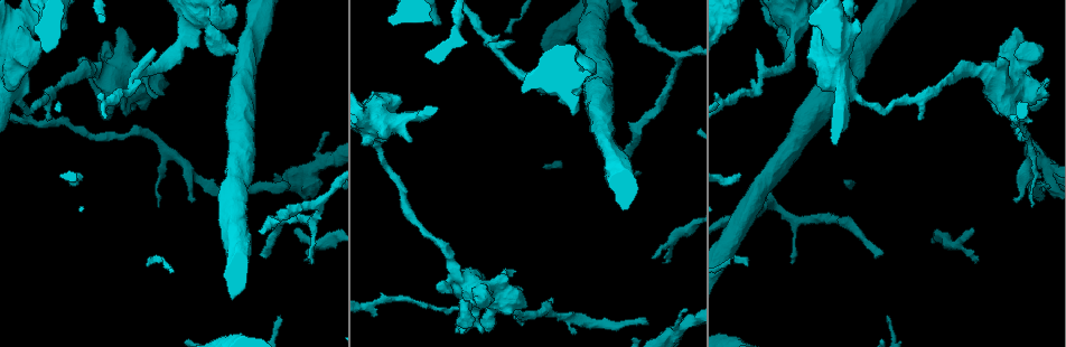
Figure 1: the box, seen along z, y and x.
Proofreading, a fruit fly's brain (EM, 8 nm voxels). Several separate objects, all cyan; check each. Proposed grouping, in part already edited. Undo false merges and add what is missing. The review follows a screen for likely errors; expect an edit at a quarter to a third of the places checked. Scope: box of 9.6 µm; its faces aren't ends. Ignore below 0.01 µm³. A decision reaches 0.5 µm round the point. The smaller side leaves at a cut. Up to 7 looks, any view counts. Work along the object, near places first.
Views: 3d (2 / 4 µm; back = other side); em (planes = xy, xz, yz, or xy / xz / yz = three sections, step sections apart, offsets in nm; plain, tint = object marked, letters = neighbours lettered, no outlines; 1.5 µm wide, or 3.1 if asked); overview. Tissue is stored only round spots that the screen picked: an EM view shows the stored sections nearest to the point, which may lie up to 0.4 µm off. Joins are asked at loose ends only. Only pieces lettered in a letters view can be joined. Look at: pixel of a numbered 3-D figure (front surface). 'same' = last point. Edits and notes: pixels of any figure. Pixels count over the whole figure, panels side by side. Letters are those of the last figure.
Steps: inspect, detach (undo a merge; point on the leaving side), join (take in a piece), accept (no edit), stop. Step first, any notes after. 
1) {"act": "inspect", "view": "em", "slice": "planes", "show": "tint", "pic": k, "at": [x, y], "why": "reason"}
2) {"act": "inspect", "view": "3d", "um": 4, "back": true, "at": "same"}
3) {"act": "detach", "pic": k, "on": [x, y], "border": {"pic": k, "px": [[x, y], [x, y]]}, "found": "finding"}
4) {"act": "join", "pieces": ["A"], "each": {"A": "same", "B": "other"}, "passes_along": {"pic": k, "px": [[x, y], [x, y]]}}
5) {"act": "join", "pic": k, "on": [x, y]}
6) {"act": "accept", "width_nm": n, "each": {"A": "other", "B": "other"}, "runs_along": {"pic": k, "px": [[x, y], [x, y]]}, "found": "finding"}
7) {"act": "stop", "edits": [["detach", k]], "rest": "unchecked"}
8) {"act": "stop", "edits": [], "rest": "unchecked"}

{"act": "inspect", "view": "3d", "um": 2, "pic": 1, "at": [303, 260]}

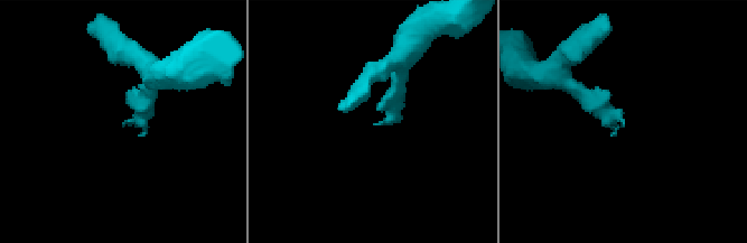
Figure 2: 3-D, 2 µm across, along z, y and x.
{"act": "inspect", "view": "em", "slice": "planes", "show": "letters", "pic": 2, "at": [623, 124], "why": "need the tissue"}

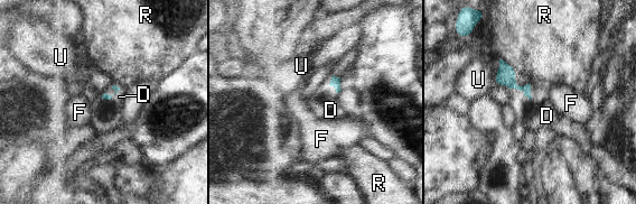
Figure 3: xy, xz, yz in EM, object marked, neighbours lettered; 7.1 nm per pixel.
{"act": "join", "pieces": ["D"], "each": {"D": "same", "F": "other", "R": "other", "U": "other"}, "passes_along": {"pic": 3, "px": [[505, 75], [531, 96], [546, 116]]}, "found": "it goes on there"}

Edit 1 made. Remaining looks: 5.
{"act": "inspect", "view": "em", "slice": "planes", "show": "letters", "pic": 1, "at": [882, 251], "why": "long arm stops here"}

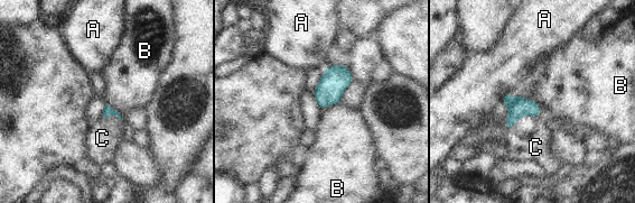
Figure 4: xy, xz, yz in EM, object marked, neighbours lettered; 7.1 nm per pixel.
{"act": "join", "pieces": ["C"], "each": {"A": "other", "B": "other", "C": "same"}, "passes_along": {"pic": 4, "px": [[108, 110], [111, 114], [102, 138]]}, "found": "the neuron continues"}

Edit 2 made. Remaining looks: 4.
{"act": "stop", "edits": [["join", 3], ["join", 4]], "rest": "unchecked"}

